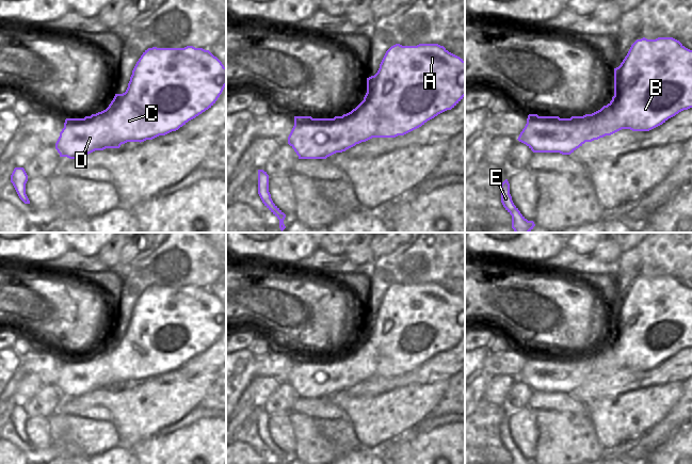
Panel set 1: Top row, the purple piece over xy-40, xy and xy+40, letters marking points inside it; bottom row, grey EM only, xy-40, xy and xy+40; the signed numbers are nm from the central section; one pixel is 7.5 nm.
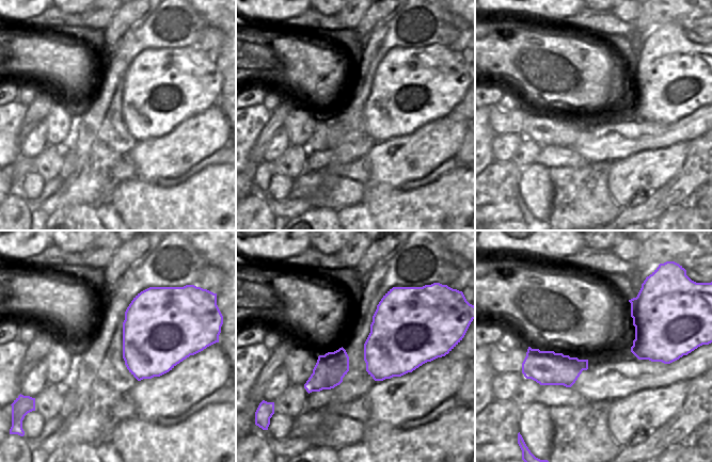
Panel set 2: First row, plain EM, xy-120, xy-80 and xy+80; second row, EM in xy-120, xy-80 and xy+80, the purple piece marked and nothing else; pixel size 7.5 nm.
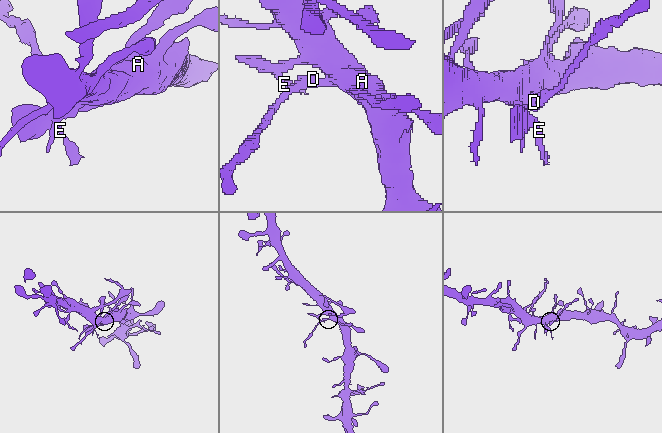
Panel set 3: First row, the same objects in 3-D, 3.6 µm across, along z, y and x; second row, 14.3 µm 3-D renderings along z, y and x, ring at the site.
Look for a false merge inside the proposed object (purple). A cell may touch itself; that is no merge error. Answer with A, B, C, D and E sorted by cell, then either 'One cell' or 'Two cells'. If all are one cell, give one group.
Groups: A B C E / D. Two cells

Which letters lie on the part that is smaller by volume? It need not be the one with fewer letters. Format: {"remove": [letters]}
{"remove": ["D"]}

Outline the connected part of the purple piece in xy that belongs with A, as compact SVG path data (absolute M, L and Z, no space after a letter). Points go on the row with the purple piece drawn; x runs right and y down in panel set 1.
M396 44L385 53L377 73L367 78L367 93L364 100L347 113L352 124L356 144L372 138L396 138L404 135L454 108L465 96L465 61L438 44L402 46Z

